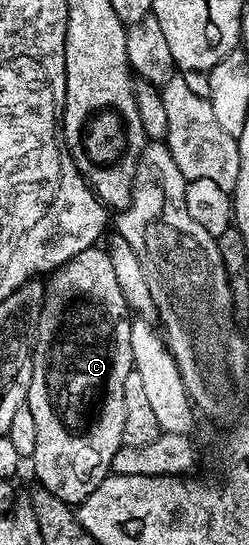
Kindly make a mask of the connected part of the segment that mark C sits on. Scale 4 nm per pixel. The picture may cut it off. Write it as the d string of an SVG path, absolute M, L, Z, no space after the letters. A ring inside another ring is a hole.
M93 247L74 255L47 278L44 306L32 351L32 378L27 405L34 415L37 440L30 465L36 472L39 488L58 495L76 507L88 498L112 473L114 455L124 444L122 427L126 423L126 375L134 372L130 351L133 320L128 317L124 289L116 274L112 257L101 247Z

